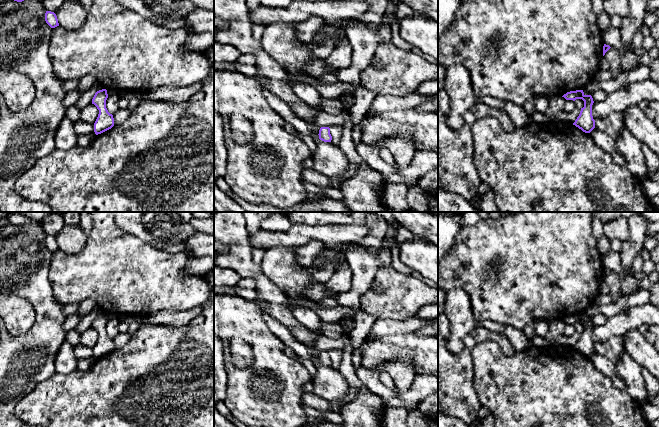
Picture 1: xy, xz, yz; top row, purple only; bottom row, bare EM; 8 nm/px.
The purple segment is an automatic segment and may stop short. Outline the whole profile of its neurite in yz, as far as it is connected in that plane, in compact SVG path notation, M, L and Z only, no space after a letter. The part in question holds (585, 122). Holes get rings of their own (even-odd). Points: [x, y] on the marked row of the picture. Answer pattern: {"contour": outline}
{"contour": "M576 90L567 92L562 97L566 100L582 99L584 101L584 107L581 108L580 114L573 125L585 133L590 133L595 128L595 120L592 116L592 105L594 103L592 96L585 95L583 90Z"}

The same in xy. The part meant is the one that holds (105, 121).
{"contour": "M102 89L95 93L92 104L99 110L98 117L94 123L94 132L96 135L101 134L114 126L113 115L106 108L106 100L108 98L107 90Z"}

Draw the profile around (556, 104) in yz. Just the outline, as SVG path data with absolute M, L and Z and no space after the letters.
M553 97L550 99L549 107L553 112L558 113L564 109L566 99L564 97Z

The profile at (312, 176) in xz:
M313 168L304 169L301 174L302 178L317 187L324 189L324 188L331 188L331 183L327 176L324 174L314 170Z

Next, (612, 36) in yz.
M610 27L602 31L604 44L615 48L620 53L620 65L622 71L630 71L640 66L637 55L634 49L625 49L622 43L621 32L618 28Z

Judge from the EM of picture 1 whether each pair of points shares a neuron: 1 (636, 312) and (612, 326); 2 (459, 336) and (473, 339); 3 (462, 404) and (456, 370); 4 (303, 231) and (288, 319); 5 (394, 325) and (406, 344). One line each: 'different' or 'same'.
1: same
2: different
3: same
4: different
5: different

